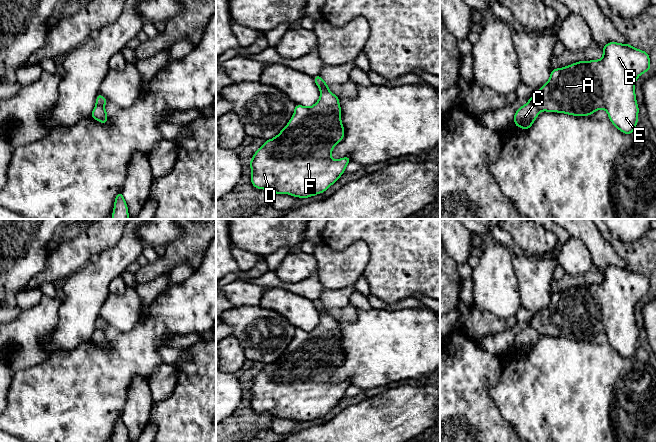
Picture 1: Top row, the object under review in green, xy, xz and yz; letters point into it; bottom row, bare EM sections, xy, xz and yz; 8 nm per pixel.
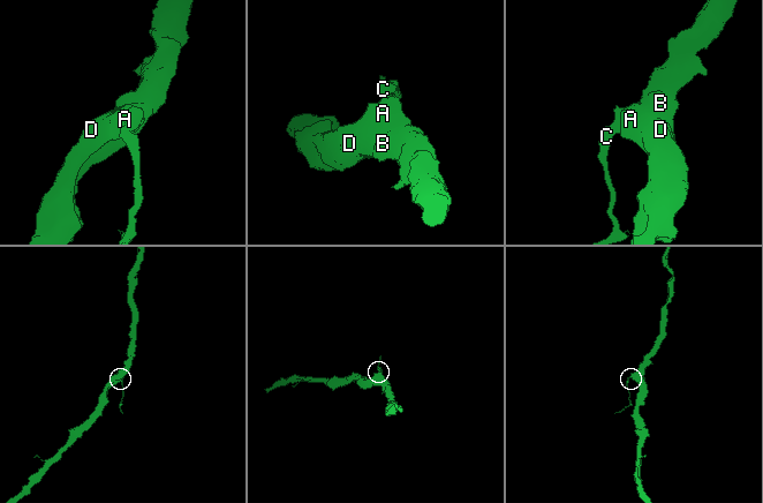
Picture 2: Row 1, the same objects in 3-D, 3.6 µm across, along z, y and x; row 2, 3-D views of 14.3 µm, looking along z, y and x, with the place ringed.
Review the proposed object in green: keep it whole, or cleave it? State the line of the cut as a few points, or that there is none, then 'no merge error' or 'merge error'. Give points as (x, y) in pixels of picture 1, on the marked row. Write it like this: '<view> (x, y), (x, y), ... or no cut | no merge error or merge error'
yz (529, 99), (540, 110) | merge error

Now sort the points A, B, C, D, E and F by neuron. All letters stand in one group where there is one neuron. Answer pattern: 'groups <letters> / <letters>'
groups A B D E F / C

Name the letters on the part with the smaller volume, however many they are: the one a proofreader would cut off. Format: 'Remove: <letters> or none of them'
Remove: C

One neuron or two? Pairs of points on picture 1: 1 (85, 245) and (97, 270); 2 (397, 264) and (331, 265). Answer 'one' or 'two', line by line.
1: two
2: two

